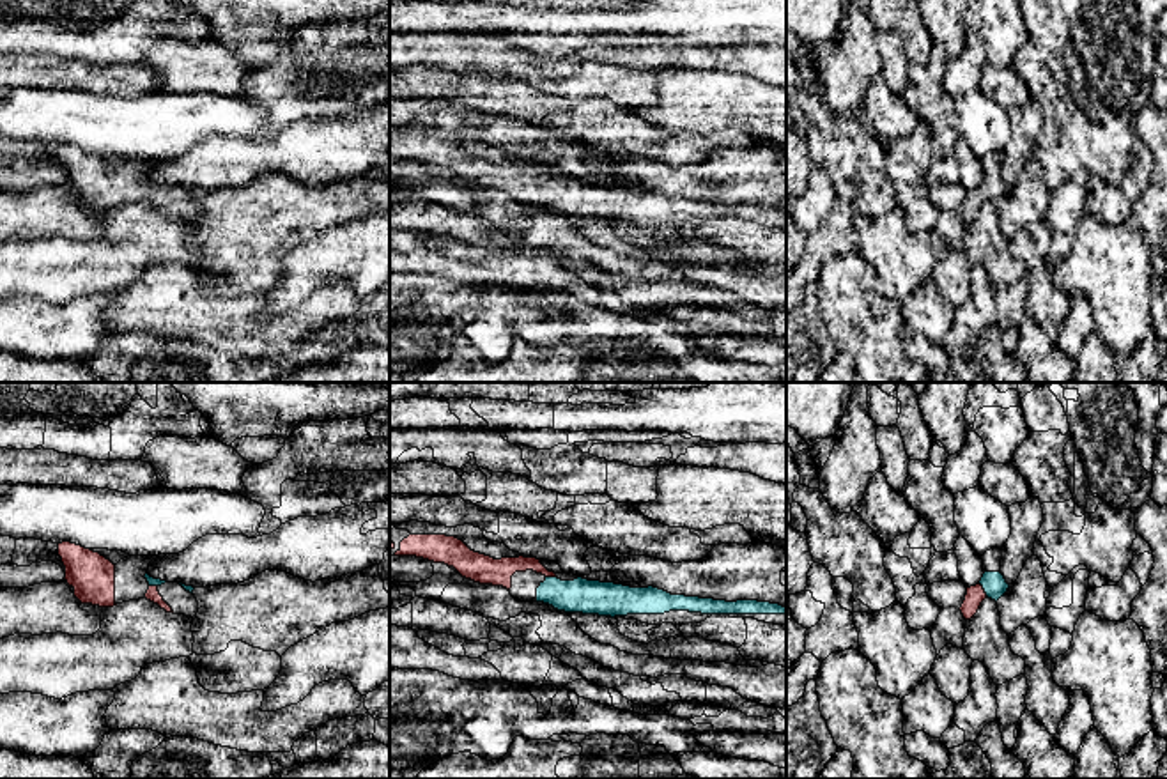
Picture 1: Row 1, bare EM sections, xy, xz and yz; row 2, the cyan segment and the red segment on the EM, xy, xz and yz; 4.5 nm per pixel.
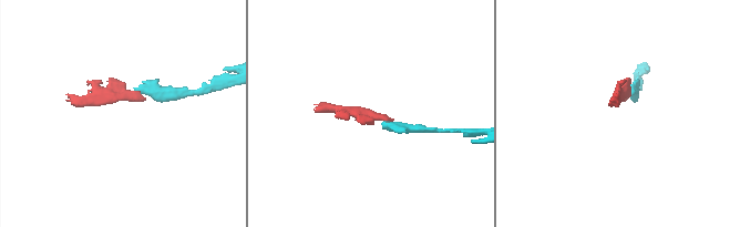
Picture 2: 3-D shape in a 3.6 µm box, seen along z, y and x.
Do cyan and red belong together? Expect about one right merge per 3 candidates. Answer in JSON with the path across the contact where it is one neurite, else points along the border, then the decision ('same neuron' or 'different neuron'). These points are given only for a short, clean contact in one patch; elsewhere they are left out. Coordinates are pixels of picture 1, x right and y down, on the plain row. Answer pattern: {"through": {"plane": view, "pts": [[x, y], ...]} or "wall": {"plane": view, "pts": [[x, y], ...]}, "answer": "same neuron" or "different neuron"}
{"through": {"plane": "yz", "pts": [[994, 186], [983, 192], [974, 199]]}, "answer": "same neuron"}

